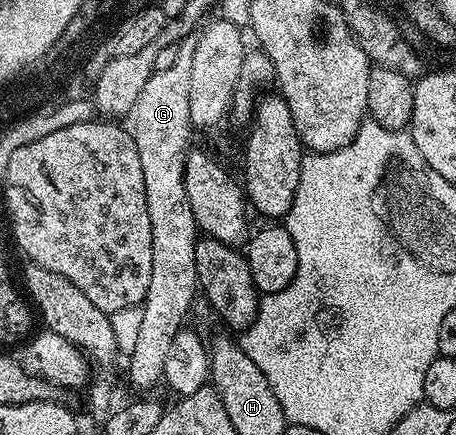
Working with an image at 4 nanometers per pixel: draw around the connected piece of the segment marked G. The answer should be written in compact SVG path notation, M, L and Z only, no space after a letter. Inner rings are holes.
M191 33L180 39L177 44L178 56L174 65L165 71L154 71L142 87L142 94L136 100L132 112L134 127L132 134L138 157L141 160L143 183L146 188L146 205L150 216L151 229L151 273L150 286L140 312L138 335L130 350L128 373L131 383L138 389L148 389L163 378L164 362L167 352L177 333L185 326L184 321L198 293L197 264L194 258L194 247L200 232L196 228L196 220L190 208L185 185L185 159L187 159L192 143L190 131L193 124L190 119L191 64L194 63L194 52L198 35Z

